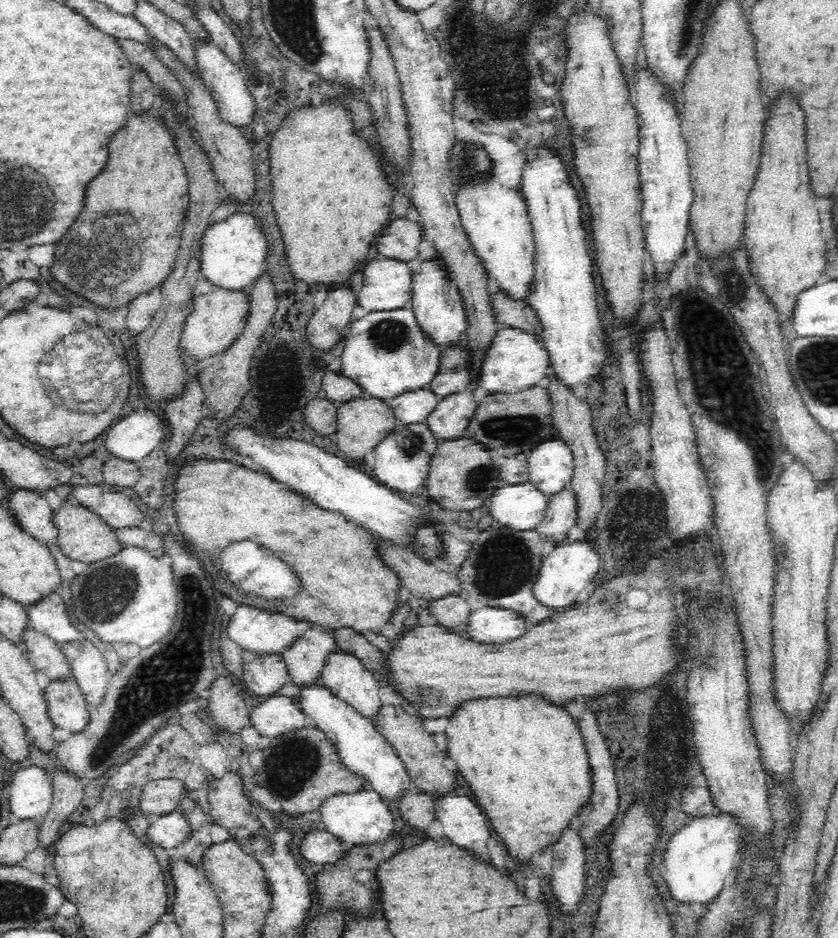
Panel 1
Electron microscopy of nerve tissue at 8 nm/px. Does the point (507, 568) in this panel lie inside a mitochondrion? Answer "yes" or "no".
yes

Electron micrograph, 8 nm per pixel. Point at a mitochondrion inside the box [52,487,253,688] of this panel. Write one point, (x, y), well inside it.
(106, 594)

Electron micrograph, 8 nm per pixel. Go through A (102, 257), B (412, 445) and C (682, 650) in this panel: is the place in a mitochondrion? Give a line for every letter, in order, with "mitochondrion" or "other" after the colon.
A: mitochondrion
B: mitochondrion
C: other

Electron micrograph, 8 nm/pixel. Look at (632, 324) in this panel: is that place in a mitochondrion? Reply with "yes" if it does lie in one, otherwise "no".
no

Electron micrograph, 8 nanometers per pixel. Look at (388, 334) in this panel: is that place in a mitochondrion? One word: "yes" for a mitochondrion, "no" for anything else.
yes

